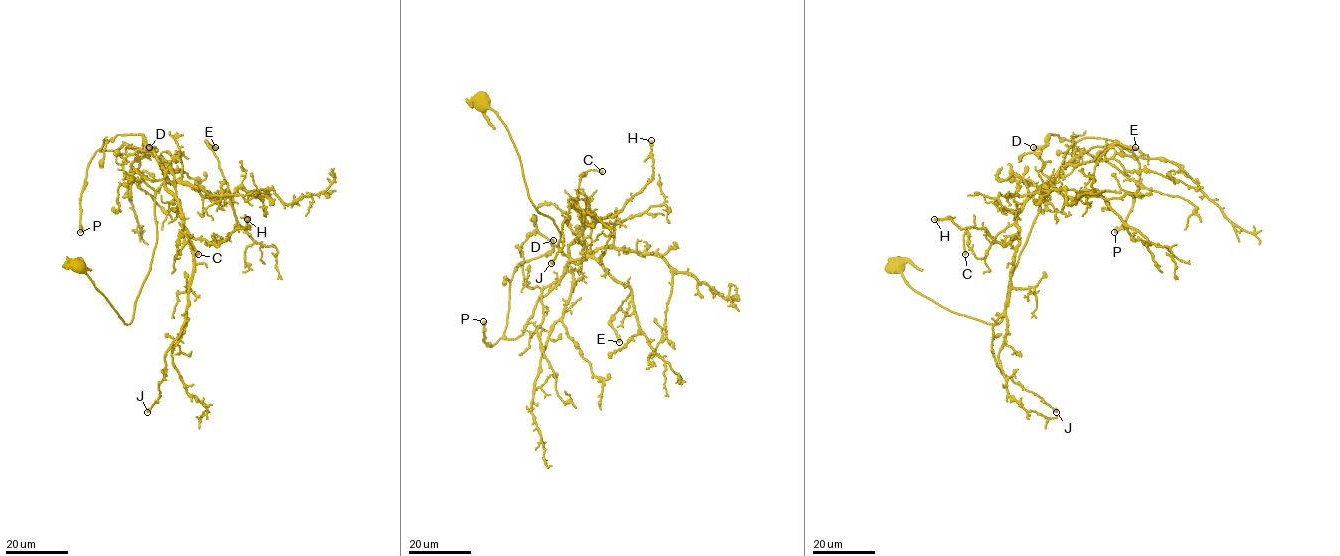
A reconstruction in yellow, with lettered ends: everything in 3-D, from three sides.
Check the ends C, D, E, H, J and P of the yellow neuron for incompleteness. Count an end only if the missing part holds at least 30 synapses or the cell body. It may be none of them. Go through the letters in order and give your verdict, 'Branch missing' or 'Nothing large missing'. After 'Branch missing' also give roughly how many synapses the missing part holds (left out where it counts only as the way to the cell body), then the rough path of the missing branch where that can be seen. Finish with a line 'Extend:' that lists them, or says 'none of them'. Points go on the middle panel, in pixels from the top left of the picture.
C: Nothing large missing
D: Nothing large missing
E: Nothing large missing
H: Nothing large missing
J: Nothing large missing
P: Branch missing. Roughly 60 synapses. Course of what is missing: (483, 321), (489, 292), (499, 277), (520, 286)
Extend: P

